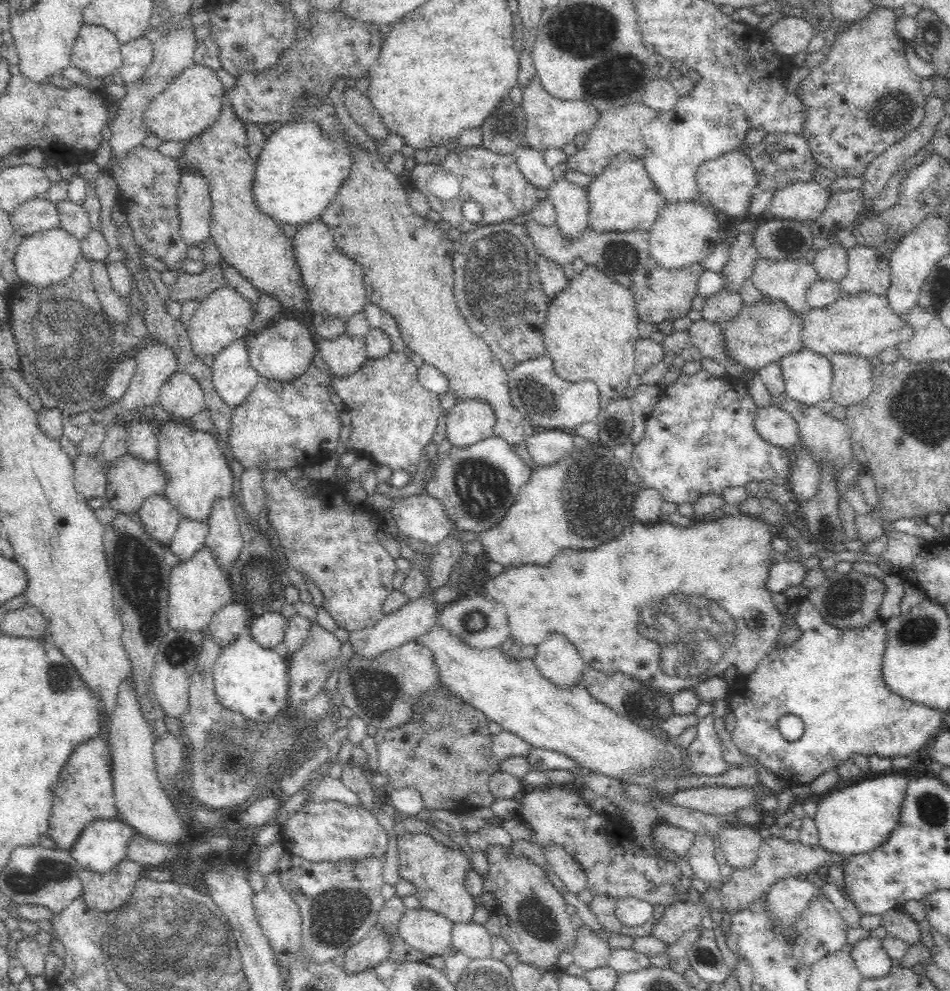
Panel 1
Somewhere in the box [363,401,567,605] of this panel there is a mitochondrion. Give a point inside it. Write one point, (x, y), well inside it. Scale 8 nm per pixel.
(482, 489)

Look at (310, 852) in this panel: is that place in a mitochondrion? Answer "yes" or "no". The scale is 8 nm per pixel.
no

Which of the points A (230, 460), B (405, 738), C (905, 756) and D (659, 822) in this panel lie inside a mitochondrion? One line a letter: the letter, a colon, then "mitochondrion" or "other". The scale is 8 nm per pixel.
A: other
B: other
C: other
D: other

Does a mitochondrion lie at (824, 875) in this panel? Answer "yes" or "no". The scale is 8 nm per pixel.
no

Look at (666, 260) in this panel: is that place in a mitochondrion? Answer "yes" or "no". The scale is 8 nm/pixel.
no

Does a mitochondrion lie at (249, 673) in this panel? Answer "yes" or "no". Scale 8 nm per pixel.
no

